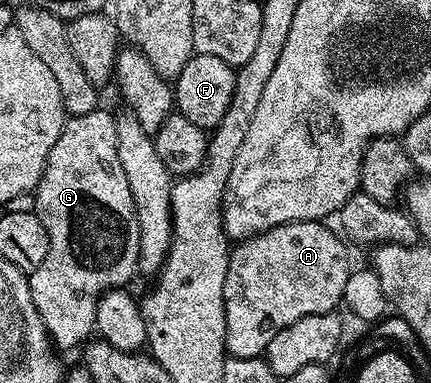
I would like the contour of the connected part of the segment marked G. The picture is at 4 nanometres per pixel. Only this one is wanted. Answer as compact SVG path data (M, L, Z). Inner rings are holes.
M97 107L97 109L90 111L86 115L68 117L65 120L62 131L58 135L58 143L54 143L54 147L50 147L50 155L46 159L44 174L40 184L34 190L35 197L36 206L34 206L34 212L40 218L42 227L46 227L48 250L46 251L46 259L42 259L42 267L38 267L33 273L27 274L30 295L34 299L34 307L38 307L38 315L42 315L42 323L46 327L48 339L53 346L60 351L72 349L75 345L80 347L93 336L96 328L96 305L99 303L101 295L110 289L119 289L127 286L129 284L127 281L132 276L137 276L138 273L136 267L138 263L138 215L134 207L134 195L130 191L130 183L126 181L126 171L122 171L122 163L118 163L116 119L111 112L108 114L104 107Z

